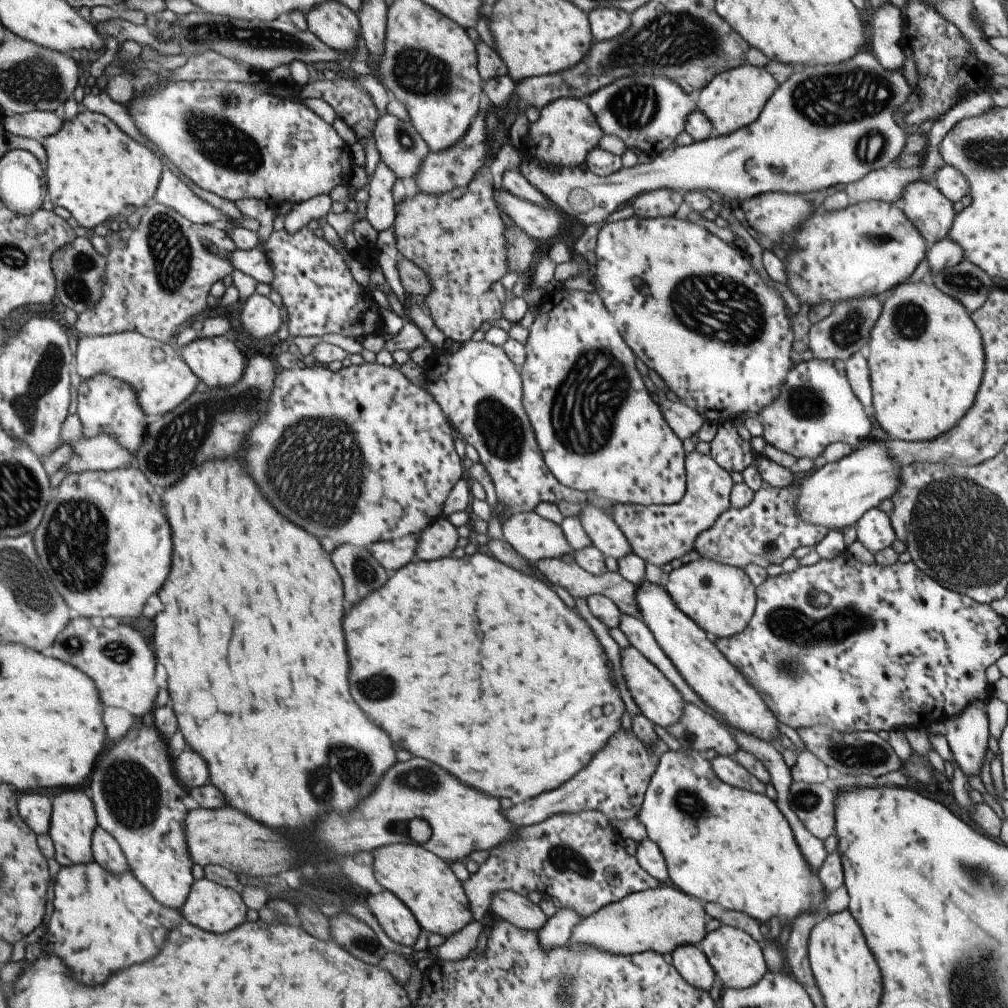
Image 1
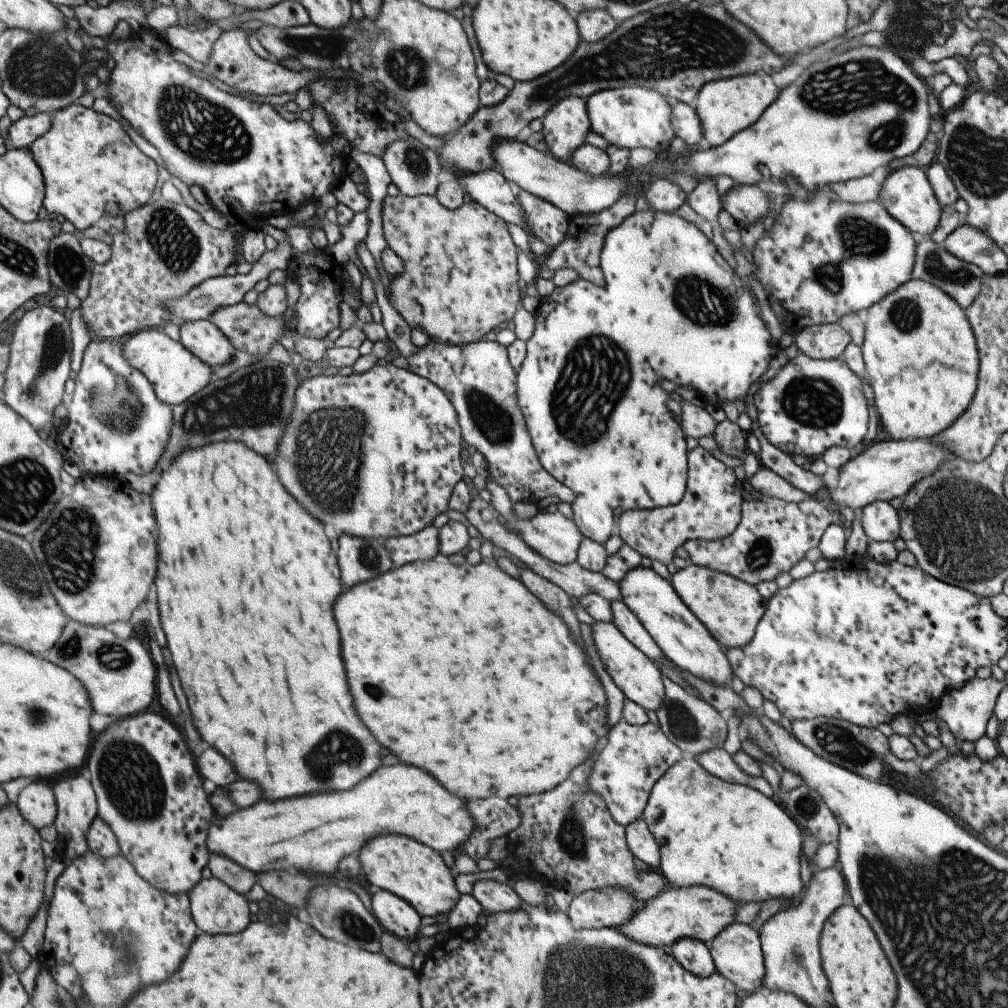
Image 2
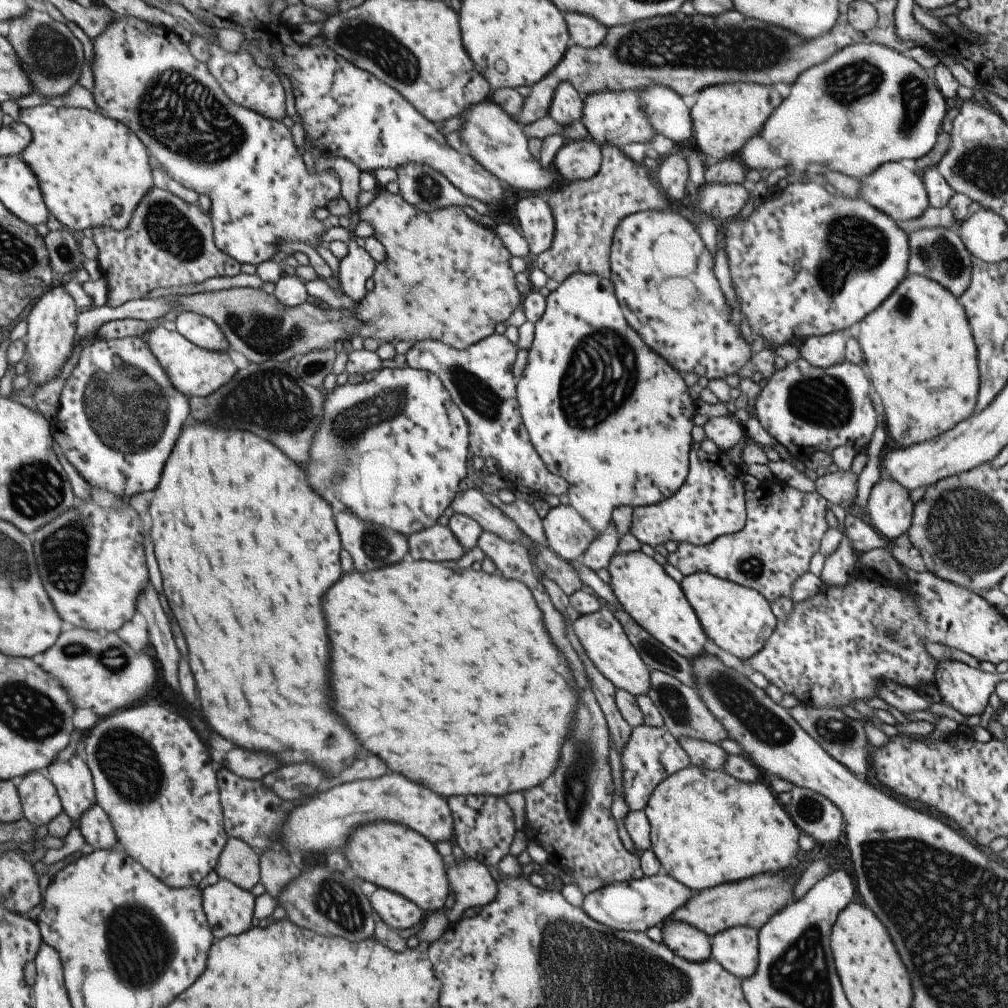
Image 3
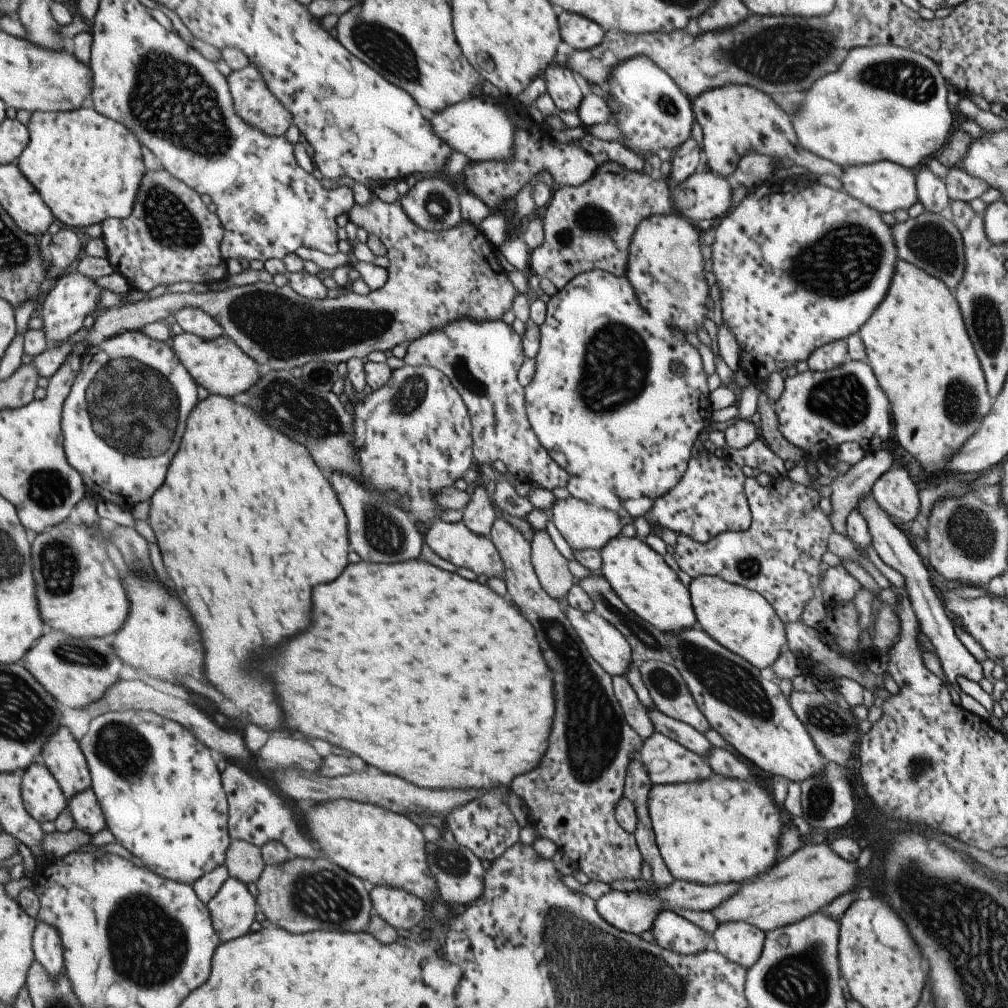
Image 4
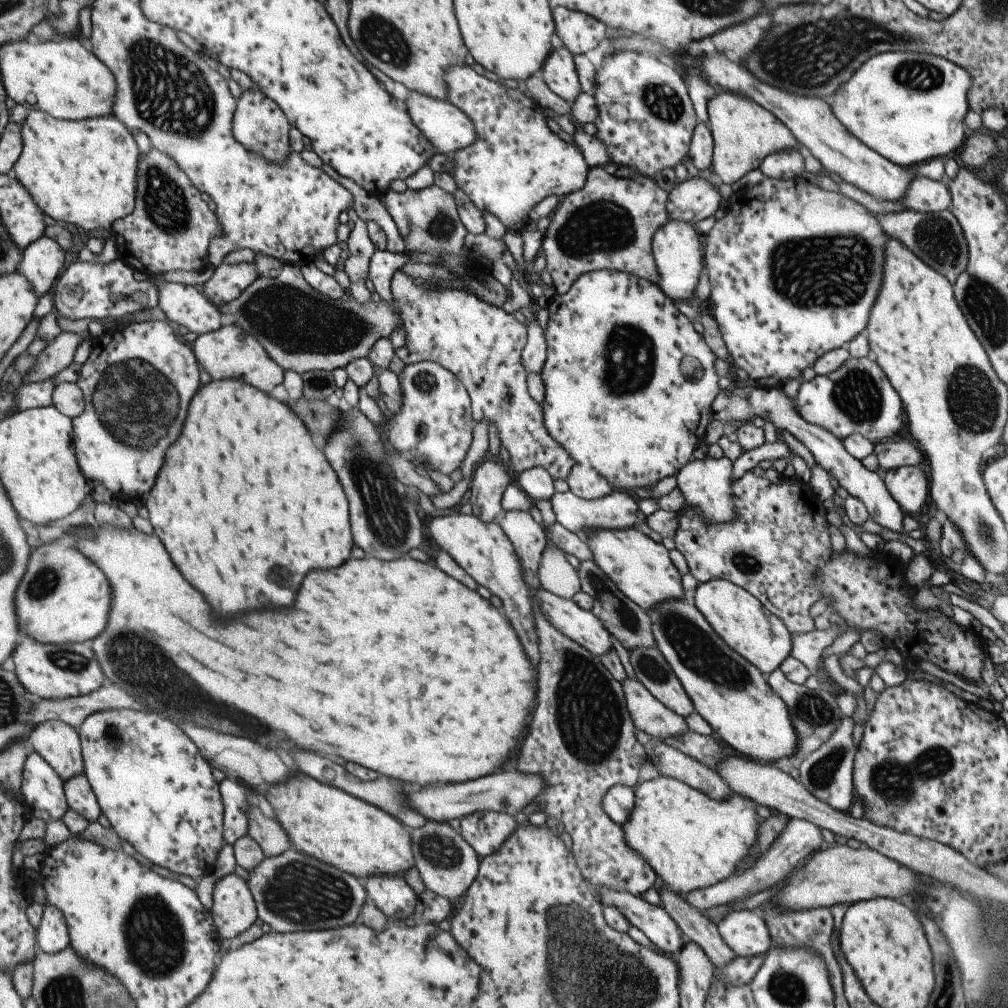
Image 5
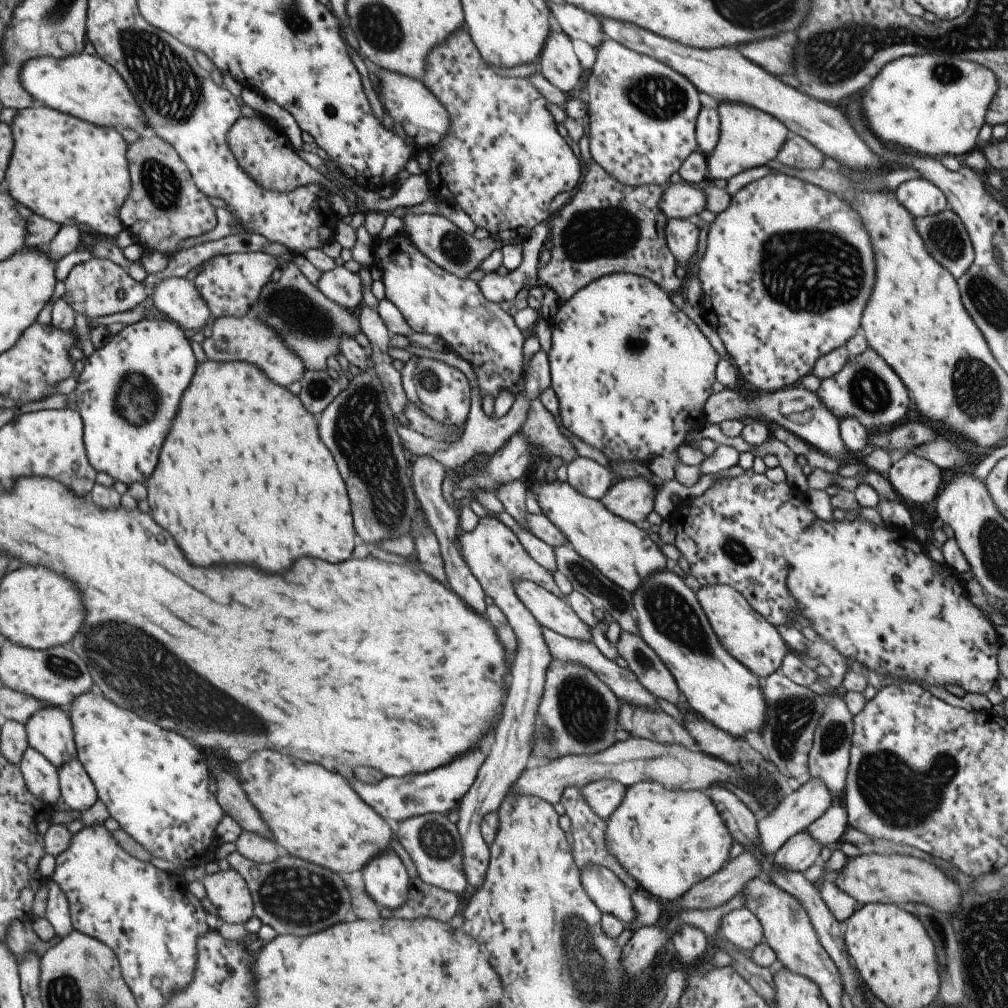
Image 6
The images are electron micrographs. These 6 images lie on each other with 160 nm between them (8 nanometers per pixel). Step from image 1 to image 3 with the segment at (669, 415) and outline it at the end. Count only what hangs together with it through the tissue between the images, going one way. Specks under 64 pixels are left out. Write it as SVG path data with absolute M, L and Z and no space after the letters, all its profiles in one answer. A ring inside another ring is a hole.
M729 415L719 418L707 418L707 422L701 426L707 439L715 443L719 452L733 448L741 438L744 438L745 430L737 419L729 418Z

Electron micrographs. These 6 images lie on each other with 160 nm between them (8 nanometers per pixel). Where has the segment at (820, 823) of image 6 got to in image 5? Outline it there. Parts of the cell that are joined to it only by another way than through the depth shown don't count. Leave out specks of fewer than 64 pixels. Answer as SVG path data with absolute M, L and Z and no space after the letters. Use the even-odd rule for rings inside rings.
M789 819L781 834L771 843L767 852L753 863L752 867L704 889L689 891L683 895L683 899L694 909L703 912L705 909L719 906L729 901L735 902L735 900L747 898L747 896L751 896L779 882L790 870L801 866L803 862L809 860L809 857L823 846L821 828L803 819Z

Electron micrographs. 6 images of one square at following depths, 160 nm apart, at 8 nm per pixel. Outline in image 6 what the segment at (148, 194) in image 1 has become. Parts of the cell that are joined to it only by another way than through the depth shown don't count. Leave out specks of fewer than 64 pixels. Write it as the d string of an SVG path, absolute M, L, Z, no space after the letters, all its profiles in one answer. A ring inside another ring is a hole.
M45 106L17 109L9 128L12 151L4 178L7 181L7 192L15 202L59 226L85 224L99 238L113 239L121 232L118 210L128 195L130 176L126 159L127 144L119 130L100 127Z

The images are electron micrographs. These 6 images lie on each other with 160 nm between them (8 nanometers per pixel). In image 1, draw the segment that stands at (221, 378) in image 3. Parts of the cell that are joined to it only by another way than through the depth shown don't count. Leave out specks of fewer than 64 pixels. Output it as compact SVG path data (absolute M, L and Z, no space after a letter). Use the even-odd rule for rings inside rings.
M137 332L78 337L73 362L72 371L80 380L87 382L93 376L105 374L111 376L111 380L121 380L127 384L135 392L143 416L163 415L173 411L194 392L198 382L179 352L175 352L169 344L161 344Z

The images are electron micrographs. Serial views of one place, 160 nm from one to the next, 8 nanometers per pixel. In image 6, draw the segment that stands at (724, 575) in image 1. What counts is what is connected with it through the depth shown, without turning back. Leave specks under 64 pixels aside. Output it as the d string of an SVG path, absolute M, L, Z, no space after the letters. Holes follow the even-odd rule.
M717 584L700 587L695 596L725 652L748 668L757 678L769 676L779 670L789 648L779 636L777 629L759 616L741 593L727 585Z

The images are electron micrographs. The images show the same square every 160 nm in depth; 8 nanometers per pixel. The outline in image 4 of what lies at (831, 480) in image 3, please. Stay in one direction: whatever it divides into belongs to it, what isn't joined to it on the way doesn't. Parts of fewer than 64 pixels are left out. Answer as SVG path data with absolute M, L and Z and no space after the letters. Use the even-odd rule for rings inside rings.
M879 448L868 452L844 474L839 473L829 484L831 489L828 514L832 530L847 537L846 518L856 502L872 488L872 484L895 463L893 452Z

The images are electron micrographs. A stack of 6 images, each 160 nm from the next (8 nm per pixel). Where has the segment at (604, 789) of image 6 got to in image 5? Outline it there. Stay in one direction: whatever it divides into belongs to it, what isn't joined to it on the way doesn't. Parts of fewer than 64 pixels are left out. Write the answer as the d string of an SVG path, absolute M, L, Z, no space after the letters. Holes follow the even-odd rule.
M614 784L604 792L600 802L609 820L619 826L628 820L634 805L634 792L631 789L627 785Z

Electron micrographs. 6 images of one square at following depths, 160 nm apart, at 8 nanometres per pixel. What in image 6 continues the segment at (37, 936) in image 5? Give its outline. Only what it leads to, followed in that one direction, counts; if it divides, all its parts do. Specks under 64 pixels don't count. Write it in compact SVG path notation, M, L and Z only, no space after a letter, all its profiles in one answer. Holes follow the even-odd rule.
M50 879L46 880L47 899L45 919L53 927L57 939L71 931L72 924L68 911L68 902L62 890Z

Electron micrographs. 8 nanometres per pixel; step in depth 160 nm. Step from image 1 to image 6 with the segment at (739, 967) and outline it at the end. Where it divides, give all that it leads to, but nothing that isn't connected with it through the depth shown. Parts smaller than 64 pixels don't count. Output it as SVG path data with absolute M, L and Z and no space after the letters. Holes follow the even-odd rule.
M744 906L725 913L721 917L717 933L723 940L741 950L751 951L756 944L764 940L757 917Z

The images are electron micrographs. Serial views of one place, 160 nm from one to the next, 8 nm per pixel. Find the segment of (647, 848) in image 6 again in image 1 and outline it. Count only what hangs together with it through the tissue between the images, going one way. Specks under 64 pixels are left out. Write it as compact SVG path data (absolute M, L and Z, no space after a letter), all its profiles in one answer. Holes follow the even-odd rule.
M685 748L663 752L649 778L636 815L645 826L647 838L659 848L665 860L668 884L702 903L713 902L731 913L745 914L762 924L764 929L772 917L777 917L781 926L791 928L798 915L805 912L817 914L829 898L823 892L817 870L813 872L801 854L785 816L764 794L723 784L702 755L697 750L690 752Z

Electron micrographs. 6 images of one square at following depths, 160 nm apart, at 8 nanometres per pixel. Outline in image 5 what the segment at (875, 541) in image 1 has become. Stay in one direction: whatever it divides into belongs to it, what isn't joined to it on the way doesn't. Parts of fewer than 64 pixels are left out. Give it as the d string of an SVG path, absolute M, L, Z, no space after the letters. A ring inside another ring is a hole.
M903 465L889 469L881 477L887 492L904 514L919 513L921 506L927 504L927 478L919 466Z

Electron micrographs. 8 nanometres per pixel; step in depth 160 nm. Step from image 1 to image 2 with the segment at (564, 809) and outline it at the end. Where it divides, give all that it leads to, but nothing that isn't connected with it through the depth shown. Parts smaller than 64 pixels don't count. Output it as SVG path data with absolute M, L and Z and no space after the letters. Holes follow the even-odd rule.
M620 718L608 730L605 748L594 758L588 787L603 799L613 820L624 827L642 816L655 781L681 758L682 750L669 742L658 726L629 725ZM487 798L487 800L464 801L474 831L470 832L461 848L474 861L486 858L492 839L507 836L520 821L516 807L503 798Z

